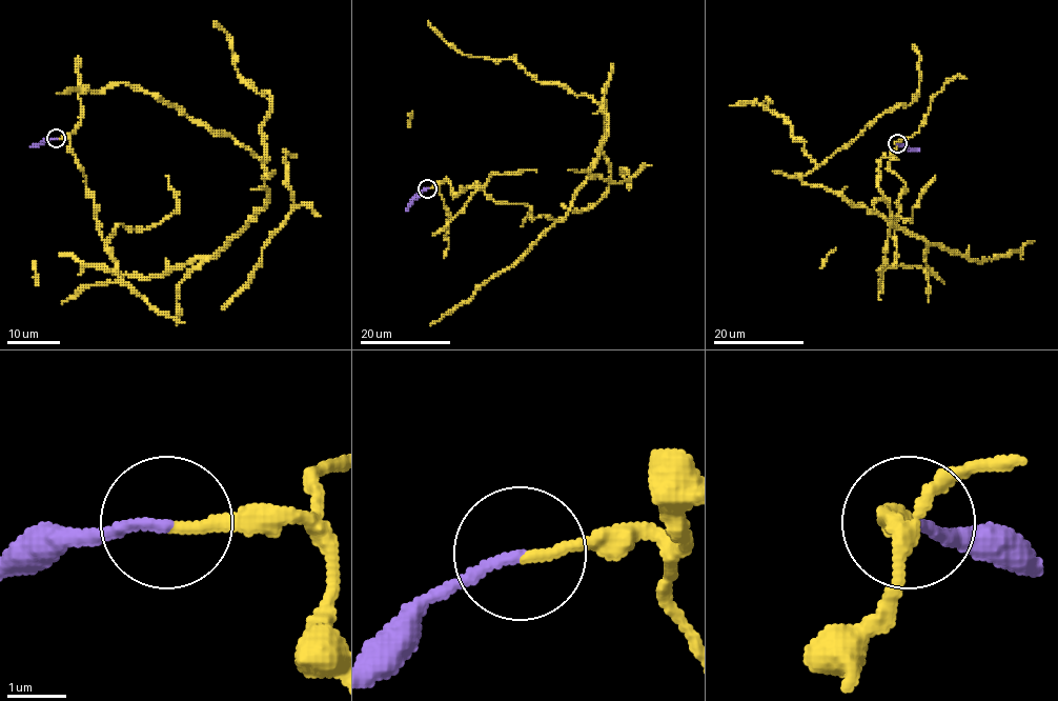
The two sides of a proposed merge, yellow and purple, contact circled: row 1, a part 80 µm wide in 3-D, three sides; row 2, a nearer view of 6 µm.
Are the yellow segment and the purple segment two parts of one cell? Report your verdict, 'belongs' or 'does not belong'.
belongs

